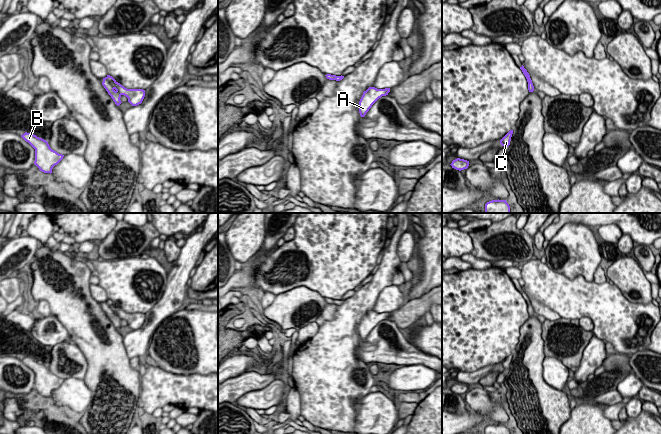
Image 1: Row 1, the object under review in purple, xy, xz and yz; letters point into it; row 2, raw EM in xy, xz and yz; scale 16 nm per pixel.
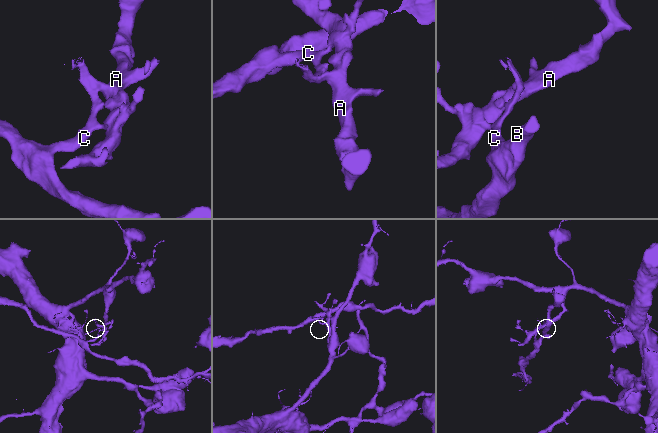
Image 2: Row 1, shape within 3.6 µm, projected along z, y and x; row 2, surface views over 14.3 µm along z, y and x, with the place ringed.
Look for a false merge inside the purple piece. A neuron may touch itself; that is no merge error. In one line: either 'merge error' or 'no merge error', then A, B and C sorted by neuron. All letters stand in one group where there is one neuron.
merge error; A / B C

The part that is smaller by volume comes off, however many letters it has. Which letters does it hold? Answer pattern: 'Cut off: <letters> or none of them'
Cut off: B, C

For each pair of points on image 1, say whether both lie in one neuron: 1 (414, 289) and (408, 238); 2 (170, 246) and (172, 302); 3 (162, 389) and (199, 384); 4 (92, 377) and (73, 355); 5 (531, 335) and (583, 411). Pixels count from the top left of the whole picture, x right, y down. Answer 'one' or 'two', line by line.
1: two
2: two
3: one
4: two
5: two

